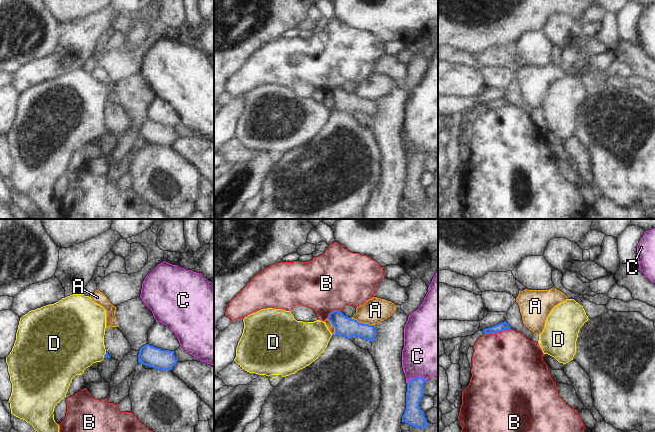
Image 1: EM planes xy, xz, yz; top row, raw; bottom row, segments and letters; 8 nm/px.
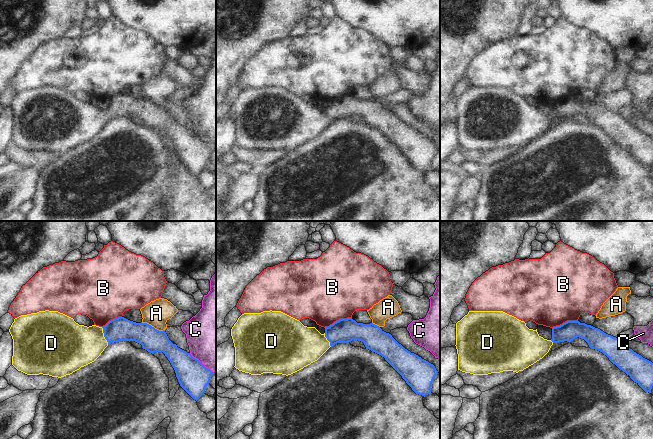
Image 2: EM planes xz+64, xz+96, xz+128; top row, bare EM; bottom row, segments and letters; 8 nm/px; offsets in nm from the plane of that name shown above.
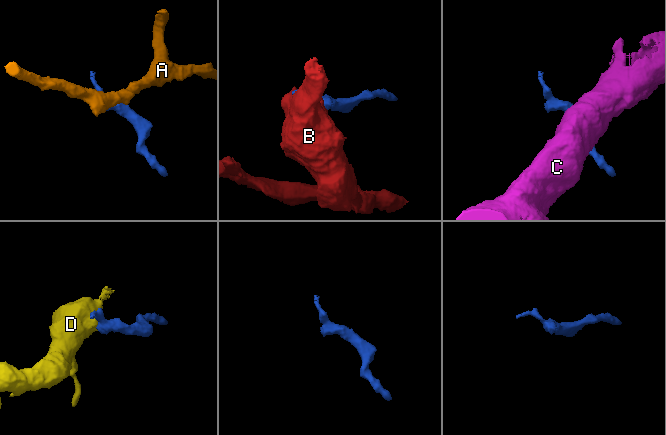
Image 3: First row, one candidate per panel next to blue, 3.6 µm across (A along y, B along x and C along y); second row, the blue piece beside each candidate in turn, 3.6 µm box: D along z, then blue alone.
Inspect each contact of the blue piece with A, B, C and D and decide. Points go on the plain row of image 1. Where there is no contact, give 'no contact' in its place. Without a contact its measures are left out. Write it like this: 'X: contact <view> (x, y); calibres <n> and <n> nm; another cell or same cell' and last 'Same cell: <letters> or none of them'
A: contact xz (362, 99); calibres 160 and 200 nm; another cell
B: contact yz (497, 107); calibres 70 and 480 nm; another cell
C: contact xz (417, 153); calibres 130 and 440 nm; another cell
D: contact xy (104, 131); calibres 40 and 440 nm; same cell
Same cell: D

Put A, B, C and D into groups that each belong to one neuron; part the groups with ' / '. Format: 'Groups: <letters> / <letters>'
Groups: A / B / C / D

